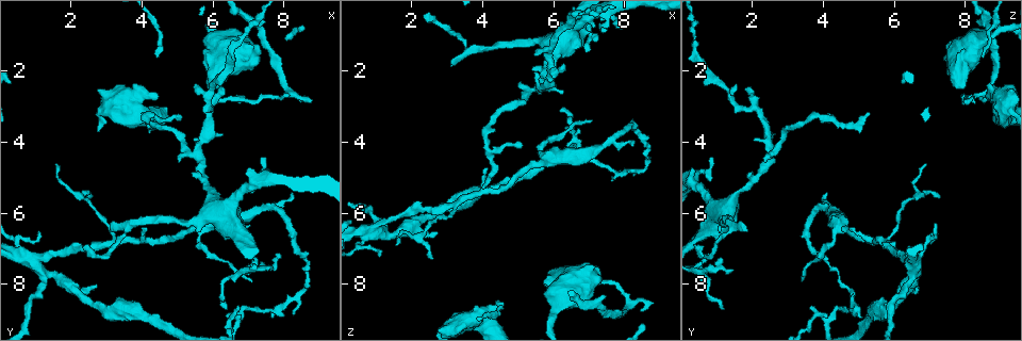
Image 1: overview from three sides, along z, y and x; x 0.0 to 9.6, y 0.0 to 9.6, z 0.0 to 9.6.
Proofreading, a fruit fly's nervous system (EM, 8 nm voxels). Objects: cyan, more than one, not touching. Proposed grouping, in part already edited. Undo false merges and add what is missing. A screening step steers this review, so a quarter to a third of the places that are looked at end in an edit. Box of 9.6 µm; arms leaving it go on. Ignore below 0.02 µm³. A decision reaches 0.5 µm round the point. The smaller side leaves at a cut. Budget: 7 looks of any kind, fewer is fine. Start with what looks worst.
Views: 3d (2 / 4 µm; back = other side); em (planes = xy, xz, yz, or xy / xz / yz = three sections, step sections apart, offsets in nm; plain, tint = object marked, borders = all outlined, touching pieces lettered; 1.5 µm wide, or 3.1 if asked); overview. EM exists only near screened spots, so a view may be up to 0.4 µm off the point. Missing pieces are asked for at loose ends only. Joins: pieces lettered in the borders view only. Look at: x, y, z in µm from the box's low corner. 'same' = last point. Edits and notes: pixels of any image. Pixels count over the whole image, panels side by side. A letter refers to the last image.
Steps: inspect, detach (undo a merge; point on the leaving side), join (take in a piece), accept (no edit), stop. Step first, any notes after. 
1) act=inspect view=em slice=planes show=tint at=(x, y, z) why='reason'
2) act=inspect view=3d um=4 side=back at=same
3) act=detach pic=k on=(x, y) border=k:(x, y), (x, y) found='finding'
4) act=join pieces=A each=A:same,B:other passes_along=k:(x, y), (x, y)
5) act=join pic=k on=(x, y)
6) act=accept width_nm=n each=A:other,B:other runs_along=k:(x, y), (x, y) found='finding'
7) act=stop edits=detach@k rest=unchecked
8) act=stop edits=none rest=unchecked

act=inspect view=3d um=4 side=back at=(8.65, 7.35, 4.05) why='touches itself'

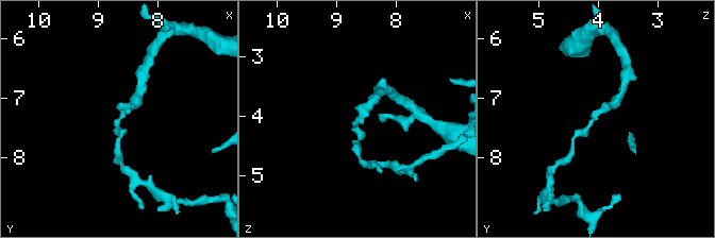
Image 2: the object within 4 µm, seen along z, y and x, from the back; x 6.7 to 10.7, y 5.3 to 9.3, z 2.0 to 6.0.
act=inspect view=em slice=xy step=4 show=borders at=(8.60, 7.35, 4.05)

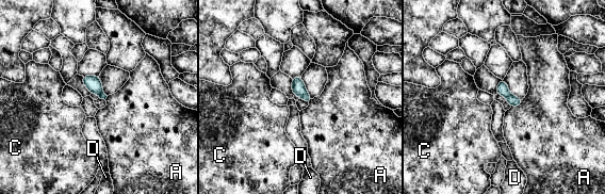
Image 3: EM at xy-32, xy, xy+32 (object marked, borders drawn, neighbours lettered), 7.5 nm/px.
act=accept width_nm=90 each=A:other,C:other,D:other border=3:(523, 99), (520, 104), (511, 107) found='continuous, no second neuron'

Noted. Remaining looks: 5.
act=inspect view=em slice=planes show=borders at=(2.75, 8.05, 6.50) why='free end'

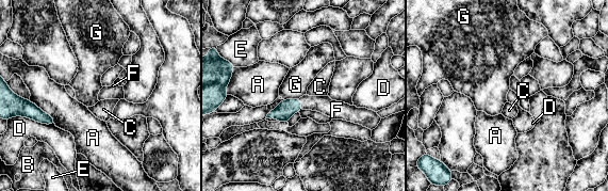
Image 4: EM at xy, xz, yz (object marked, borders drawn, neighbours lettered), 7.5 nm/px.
act=join pieces=F each=A:other,B:other,C:other,D:other,E:other,F:same,G:other passes_along=4:(285, 109), (300, 104), (325, 105) found='the neuron continues'

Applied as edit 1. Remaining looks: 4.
act=inspect view=overview why='redraw'

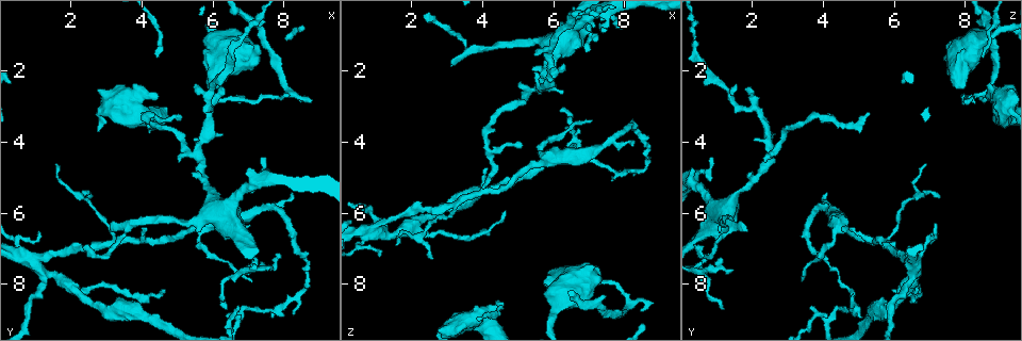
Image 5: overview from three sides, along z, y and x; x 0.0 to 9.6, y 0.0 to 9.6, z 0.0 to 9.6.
act=inspect view=3d um=4 side=back at=(3.05, 6.55, 1.85) why='free end'

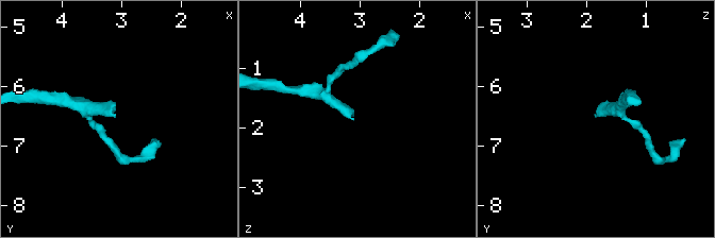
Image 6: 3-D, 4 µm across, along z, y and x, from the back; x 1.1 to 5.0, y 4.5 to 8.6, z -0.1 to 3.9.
act=inspect view=em slice=yz step=4 show=borders at=(3.15, 6.50, 1.90) why='need the tissue'

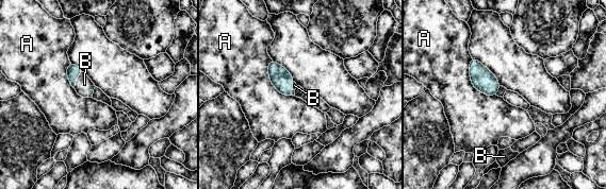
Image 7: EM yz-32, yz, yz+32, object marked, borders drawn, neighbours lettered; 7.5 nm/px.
act=inspect view=em slice=planes show=borders at=same why='another direction'

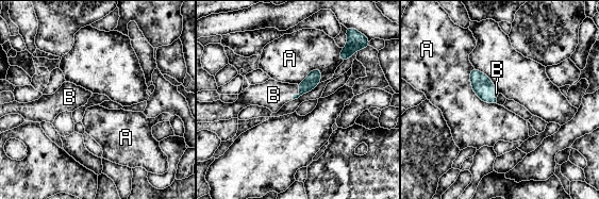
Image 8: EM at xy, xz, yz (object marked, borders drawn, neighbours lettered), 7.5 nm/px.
act=join pieces=B longest_contact=A:340nm each=A:other,B:same found='it goes on there'

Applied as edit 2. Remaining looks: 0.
act=stop edits=join@4,join@8 rest=unchecked

